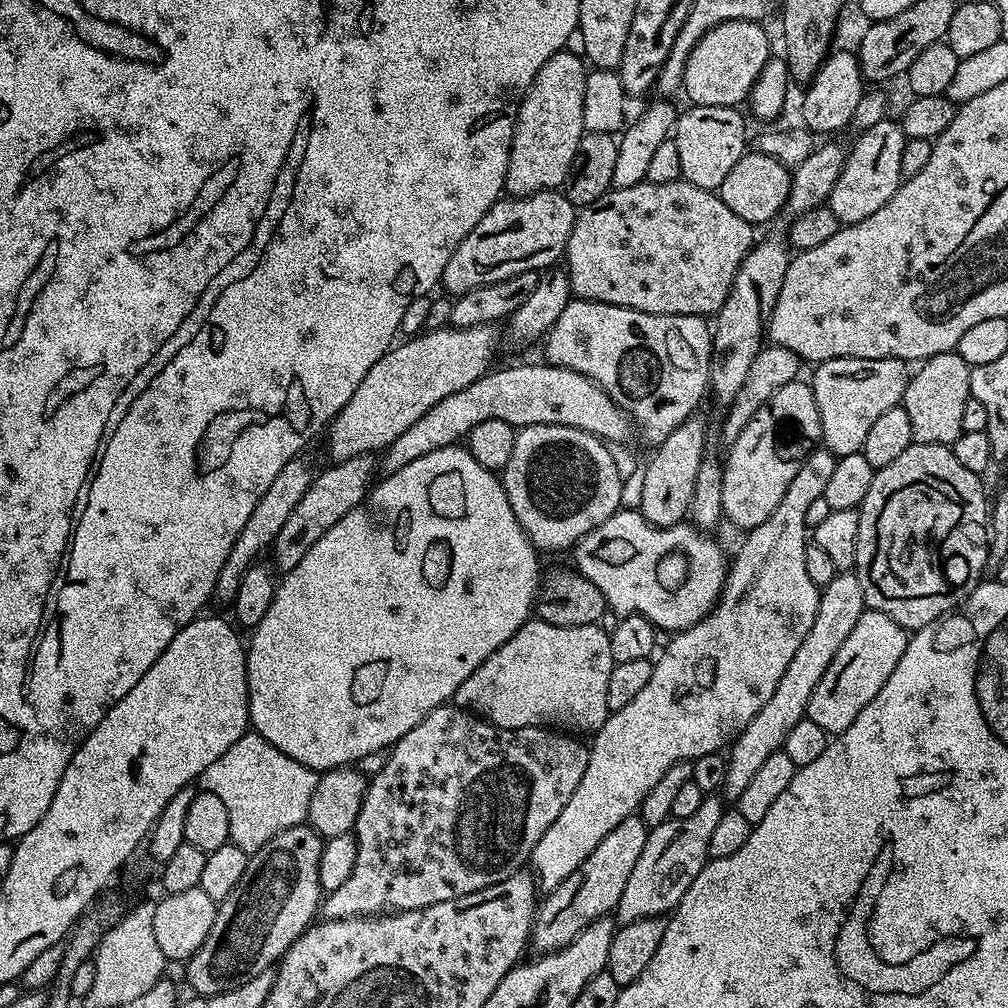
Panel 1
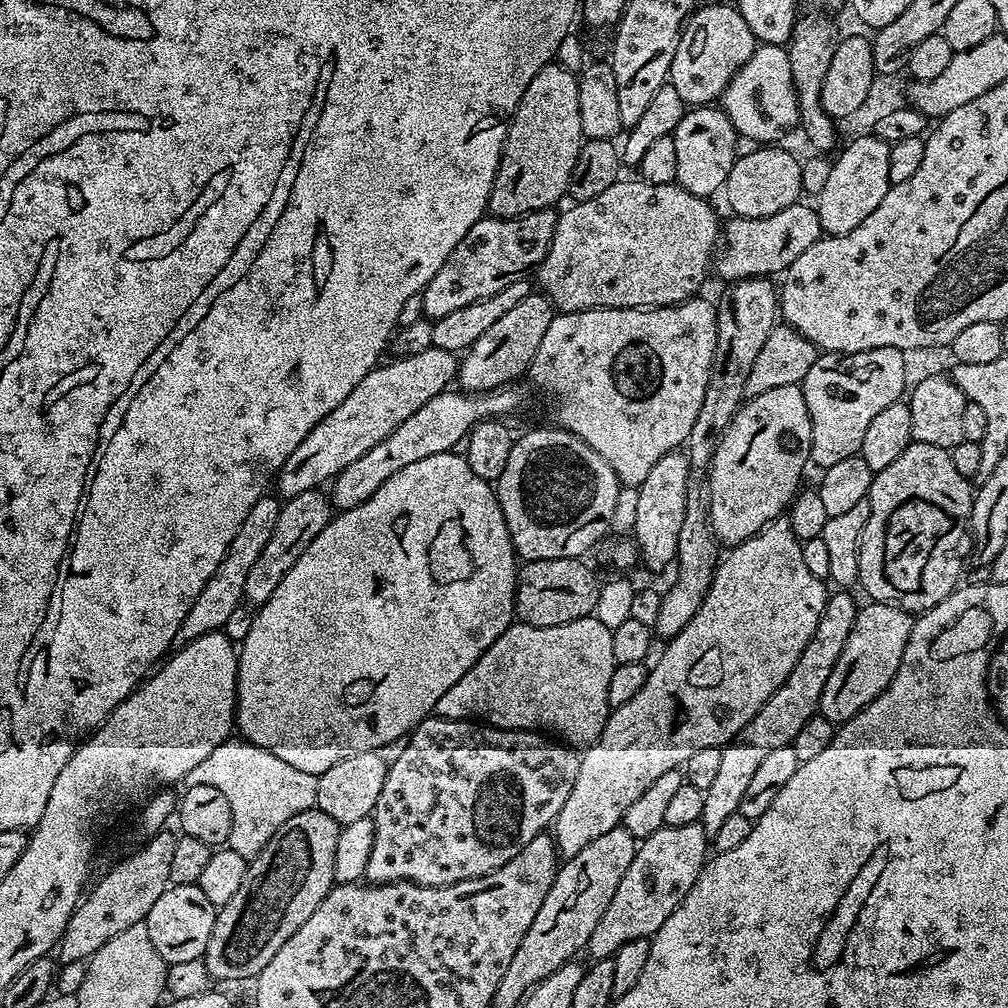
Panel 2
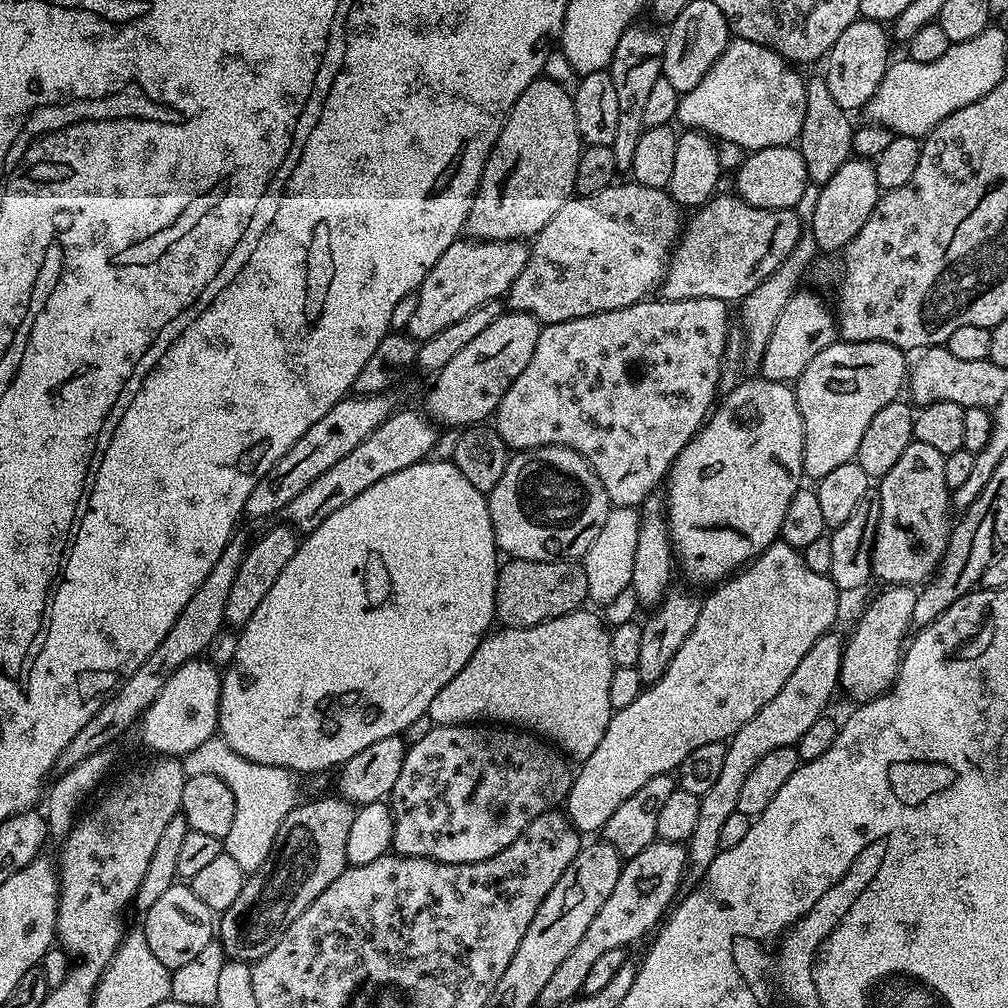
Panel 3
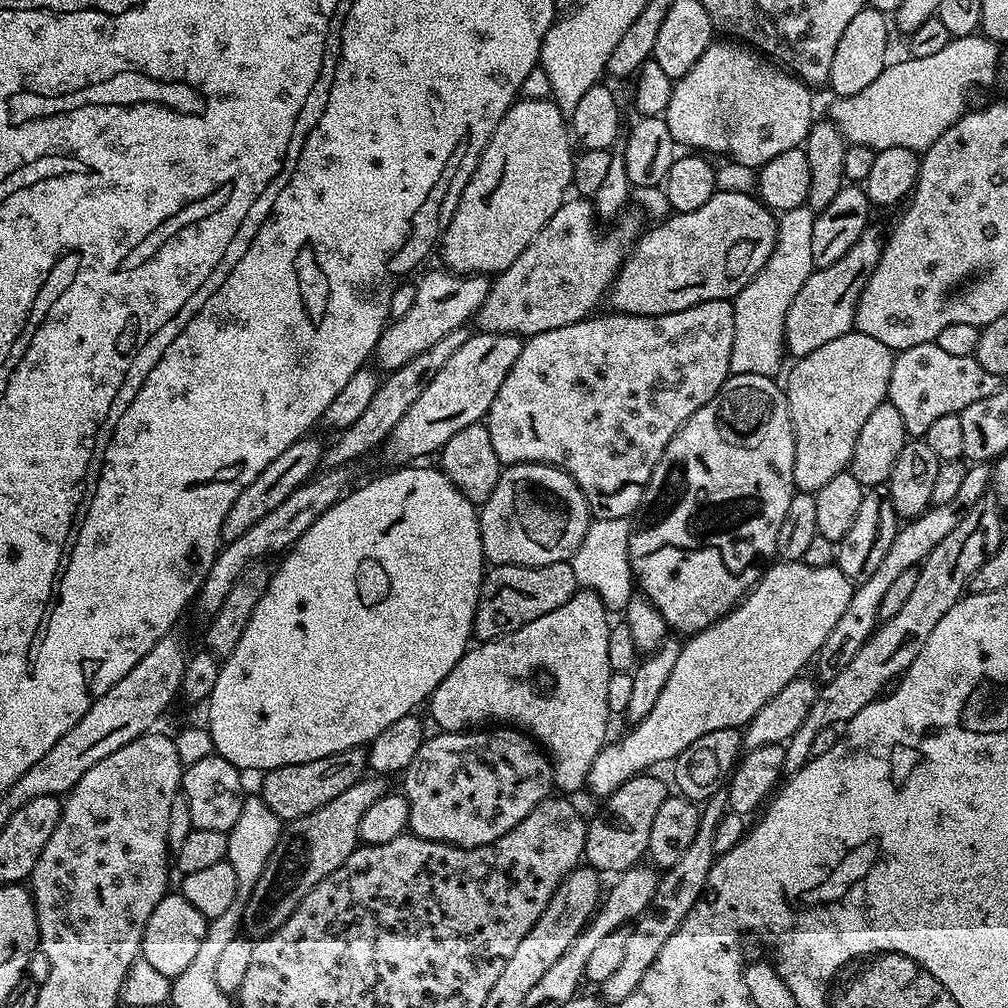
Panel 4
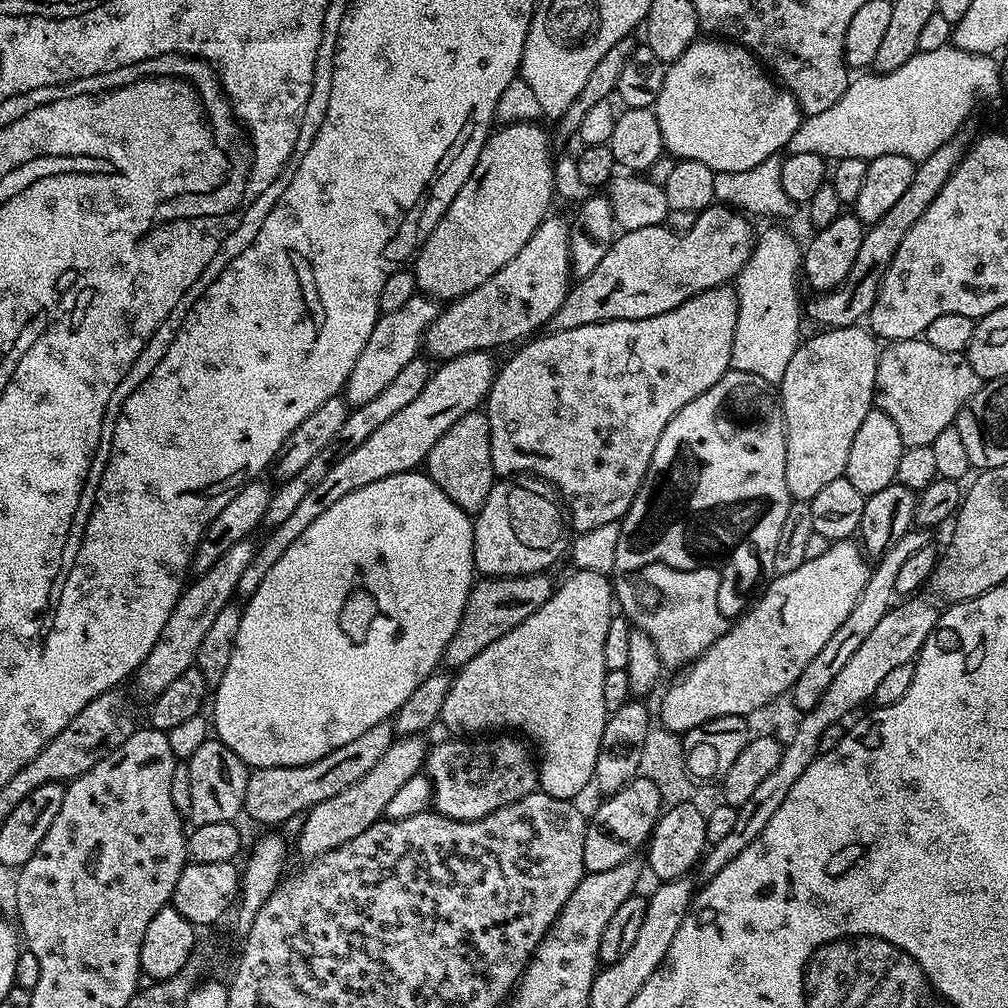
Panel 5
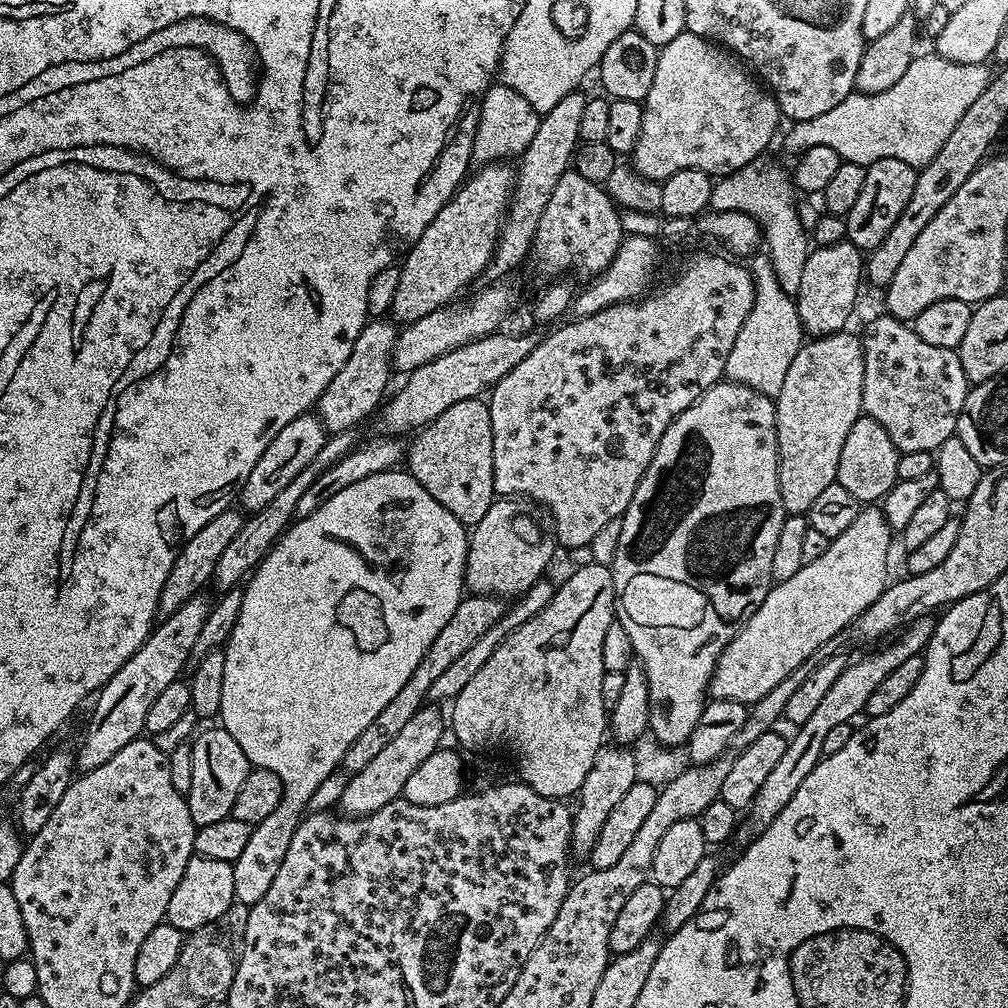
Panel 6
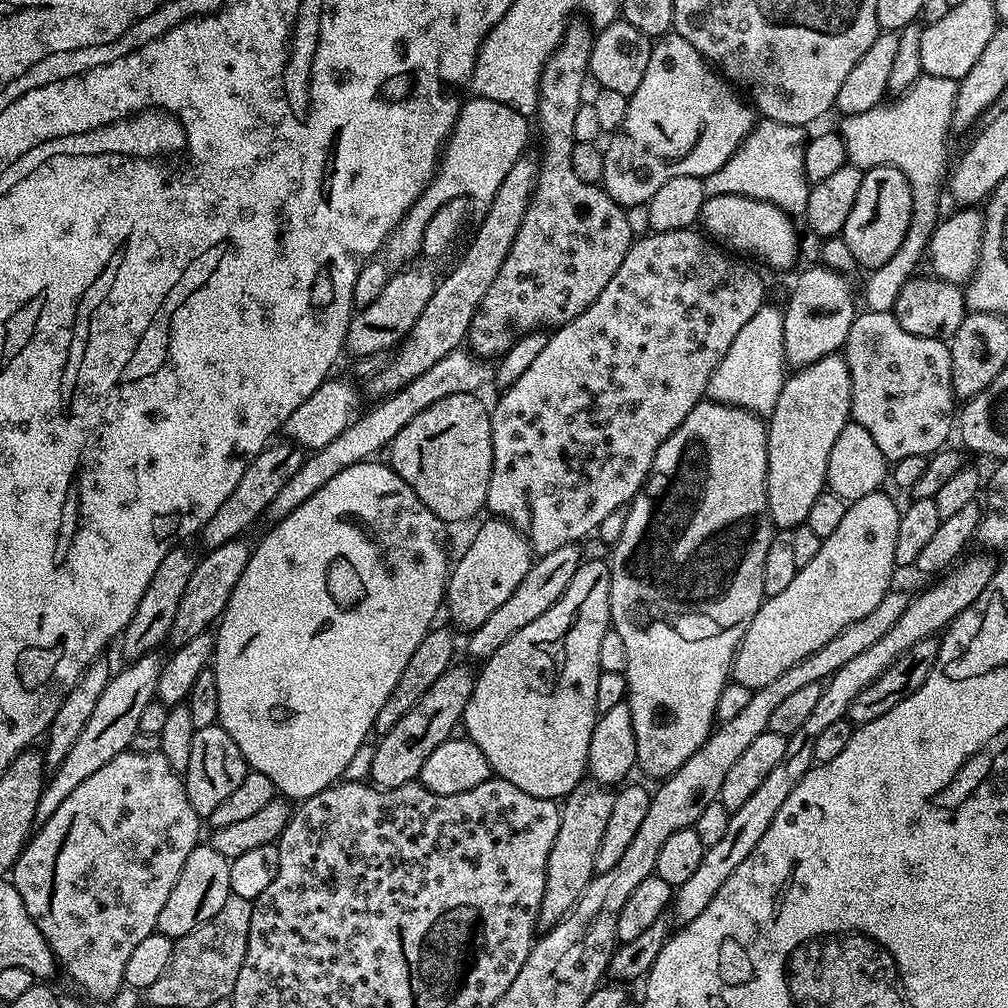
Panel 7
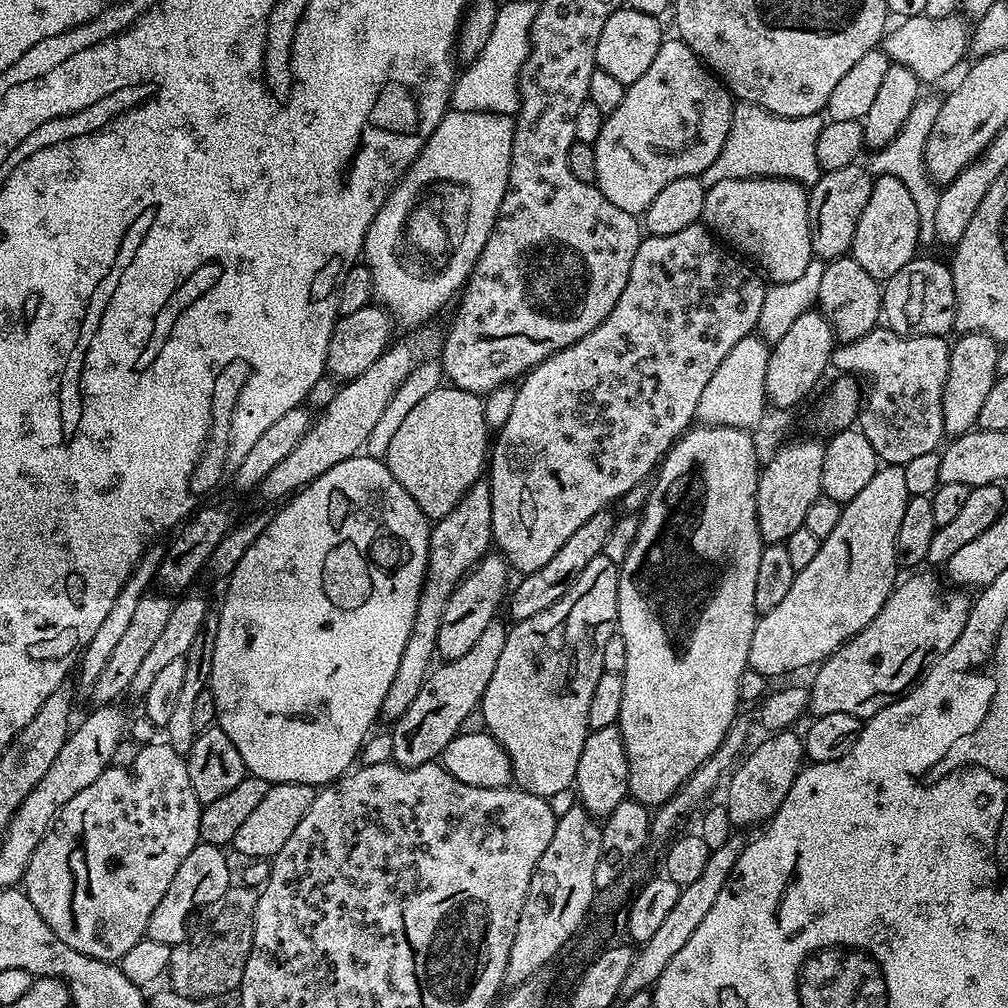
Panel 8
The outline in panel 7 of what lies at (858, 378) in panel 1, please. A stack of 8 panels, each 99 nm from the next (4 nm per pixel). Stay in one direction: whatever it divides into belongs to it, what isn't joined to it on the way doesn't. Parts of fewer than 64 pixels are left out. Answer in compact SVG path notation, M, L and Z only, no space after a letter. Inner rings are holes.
M833 354L805 368L795 369L782 386L772 415L767 417L768 465L766 498L768 516L780 530L791 530L808 523L810 506L826 491L826 466L830 450L842 426L850 423L852 391L850 370L843 355Z

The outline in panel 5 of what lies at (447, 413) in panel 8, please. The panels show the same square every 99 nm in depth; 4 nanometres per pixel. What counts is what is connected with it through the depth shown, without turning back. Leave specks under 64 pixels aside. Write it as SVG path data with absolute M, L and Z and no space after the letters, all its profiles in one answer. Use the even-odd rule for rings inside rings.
M483 411L468 412L430 450L426 461L426 475L460 507L463 512L475 514L480 511L494 483L492 459L490 458L490 426Z

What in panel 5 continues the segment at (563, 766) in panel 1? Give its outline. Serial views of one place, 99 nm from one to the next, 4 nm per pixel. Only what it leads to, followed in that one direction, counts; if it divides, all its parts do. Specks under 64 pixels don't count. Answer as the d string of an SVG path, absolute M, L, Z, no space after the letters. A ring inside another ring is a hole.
M496 734L491 738L448 739L452 740L444 740L436 745L433 743L428 749L426 761L426 775L432 783L432 808L440 815L455 820L481 820L486 818L486 814L494 814L494 810L510 802L518 802L518 798L526 798L526 794L537 791L538 764L533 753L524 749L523 739L508 734Z

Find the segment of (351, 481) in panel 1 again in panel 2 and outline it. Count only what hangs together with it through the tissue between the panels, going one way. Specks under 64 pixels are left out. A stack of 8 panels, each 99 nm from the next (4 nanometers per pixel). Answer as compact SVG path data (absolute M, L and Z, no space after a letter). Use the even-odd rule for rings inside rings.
M320 490L303 492L287 497L281 503L278 522L274 522L274 534L270 534L262 554L258 554L258 559L254 561L254 566L246 577L244 600L249 605L259 606L268 601L278 582L282 582L286 570L290 570L290 566L294 566L294 562L302 558L302 550L306 550L306 546L310 546L310 542L314 542L314 538L318 538L318 534L322 534L325 526L332 521L334 509L329 497L322 493Z

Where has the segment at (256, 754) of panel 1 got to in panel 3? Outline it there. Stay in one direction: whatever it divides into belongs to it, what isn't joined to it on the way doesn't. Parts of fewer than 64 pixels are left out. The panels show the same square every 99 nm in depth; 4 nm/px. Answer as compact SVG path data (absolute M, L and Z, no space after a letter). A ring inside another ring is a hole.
M219 735L206 738L202 746L190 750L190 754L182 757L182 763L185 777L214 774L222 778L226 786L230 786L230 794L234 794L234 823L230 826L230 834L226 834L222 842L222 851L230 854L230 858L234 858L234 862L242 866L244 873L256 872L258 866L266 862L274 846L274 838L286 818L290 807L288 799L292 796L291 790L276 777L279 776L276 774L264 774L268 776L260 776L257 780L248 780L244 784L246 762L238 753L230 750L230 746L220 739Z

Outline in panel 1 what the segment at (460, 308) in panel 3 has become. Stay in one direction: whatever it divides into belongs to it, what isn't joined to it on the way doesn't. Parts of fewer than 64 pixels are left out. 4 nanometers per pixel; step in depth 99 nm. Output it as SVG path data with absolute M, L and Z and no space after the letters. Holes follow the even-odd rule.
M545 190L529 196L508 196L497 200L496 205L478 222L478 226L474 226L474 230L470 230L470 234L462 238L458 250L450 254L450 262L446 262L446 270L440 279L443 291L449 297L455 298L478 286L514 278L514 274L553 267L563 257L566 246L570 242L577 211L577 205L570 203L560 190Z

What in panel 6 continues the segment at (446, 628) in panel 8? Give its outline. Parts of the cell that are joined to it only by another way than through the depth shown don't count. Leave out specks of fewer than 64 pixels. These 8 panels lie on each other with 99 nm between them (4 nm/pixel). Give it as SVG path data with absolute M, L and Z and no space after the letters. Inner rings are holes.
M512 498L493 499L482 522L471 525L464 571L464 586L469 593L516 598L545 575L552 560L553 537L550 532L548 537L547 530L516 504Z

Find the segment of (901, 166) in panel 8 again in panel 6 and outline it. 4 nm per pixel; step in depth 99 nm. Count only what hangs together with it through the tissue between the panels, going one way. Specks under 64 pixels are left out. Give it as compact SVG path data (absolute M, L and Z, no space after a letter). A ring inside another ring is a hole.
M935 54L917 55L900 81L890 90L882 90L884 96L880 94L880 108L884 108L884 158L898 158L898 162L906 162L917 170L928 164L942 150L974 98L986 90L988 67L987 63L950 62Z

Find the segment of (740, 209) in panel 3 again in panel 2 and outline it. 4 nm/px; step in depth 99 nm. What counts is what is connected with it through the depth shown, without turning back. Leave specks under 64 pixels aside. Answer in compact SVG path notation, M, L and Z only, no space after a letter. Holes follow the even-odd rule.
M804 203L791 204L786 210L778 210L778 214L766 218L733 215L732 221L723 225L722 243L714 256L714 272L716 268L724 282L749 280L755 276L772 278L775 272L776 275L784 273L798 254L822 239L816 209L811 203Z

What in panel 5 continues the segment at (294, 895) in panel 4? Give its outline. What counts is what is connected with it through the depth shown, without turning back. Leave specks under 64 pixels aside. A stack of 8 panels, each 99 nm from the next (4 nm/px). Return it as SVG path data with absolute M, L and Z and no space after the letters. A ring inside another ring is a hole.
M400 736L393 739L390 750L378 758L374 770L363 778L358 778L354 786L342 790L342 794L334 794L334 798L326 798L326 802L318 802L309 808L305 815L305 825L300 836L294 840L294 848L304 858L315 858L350 842L350 838L358 838L362 830L370 830L370 826L384 816L390 798L410 778L421 775L428 758L429 745L424 744L425 737Z

